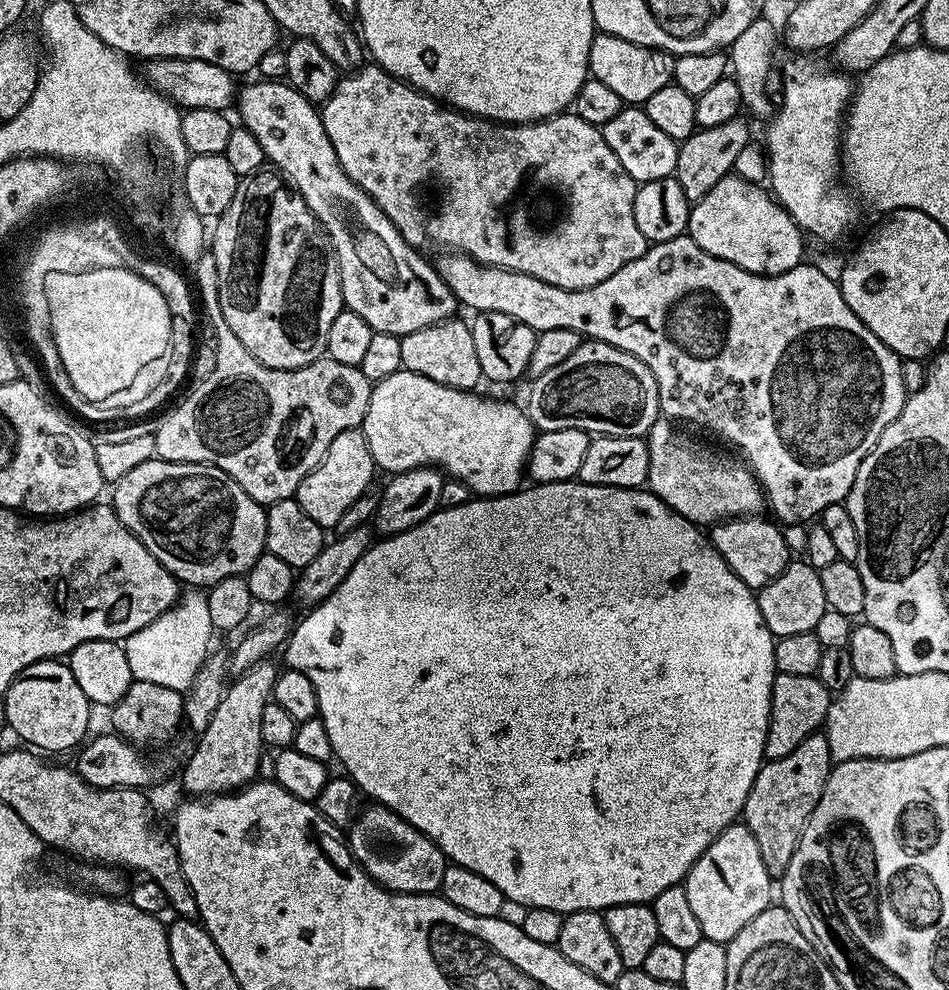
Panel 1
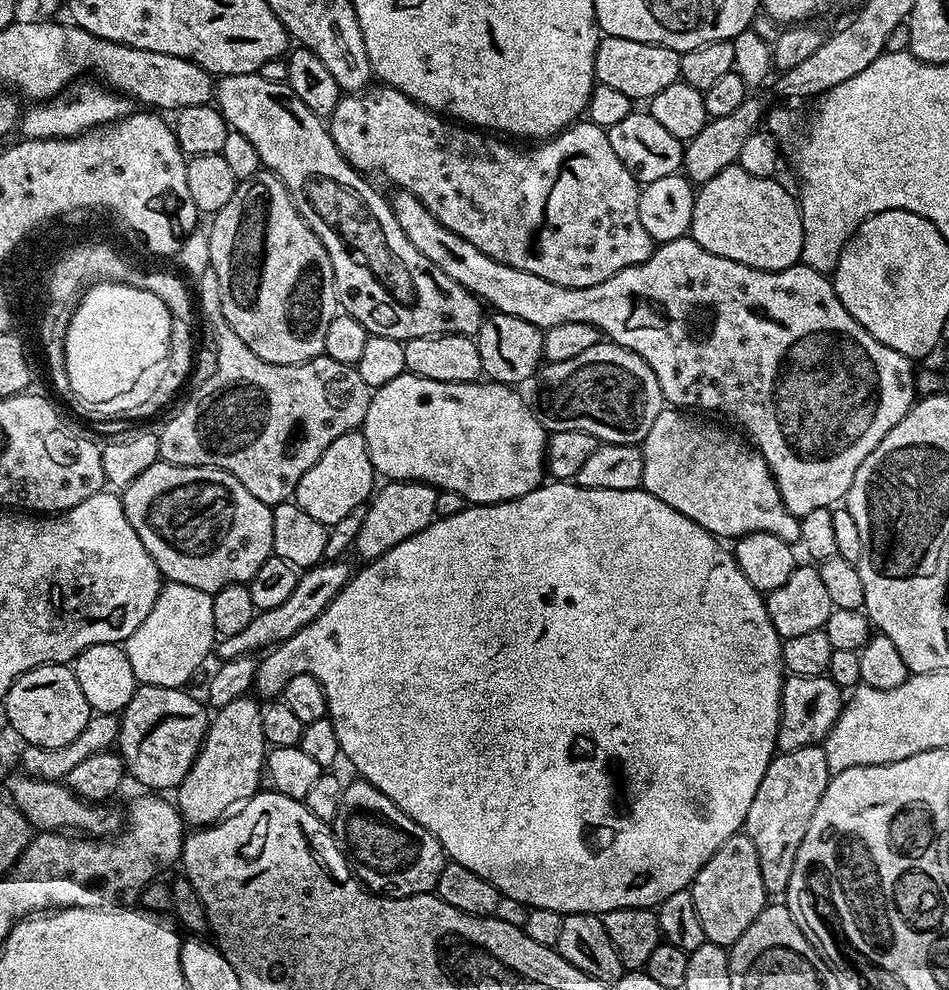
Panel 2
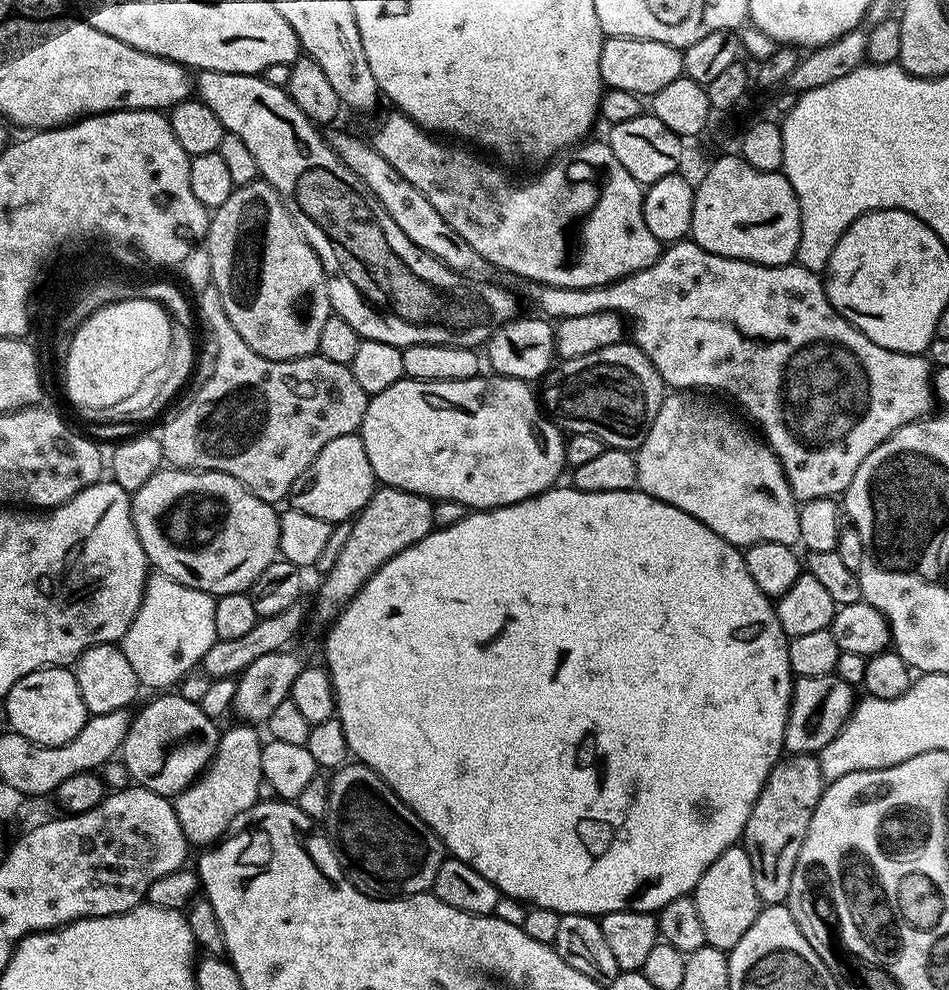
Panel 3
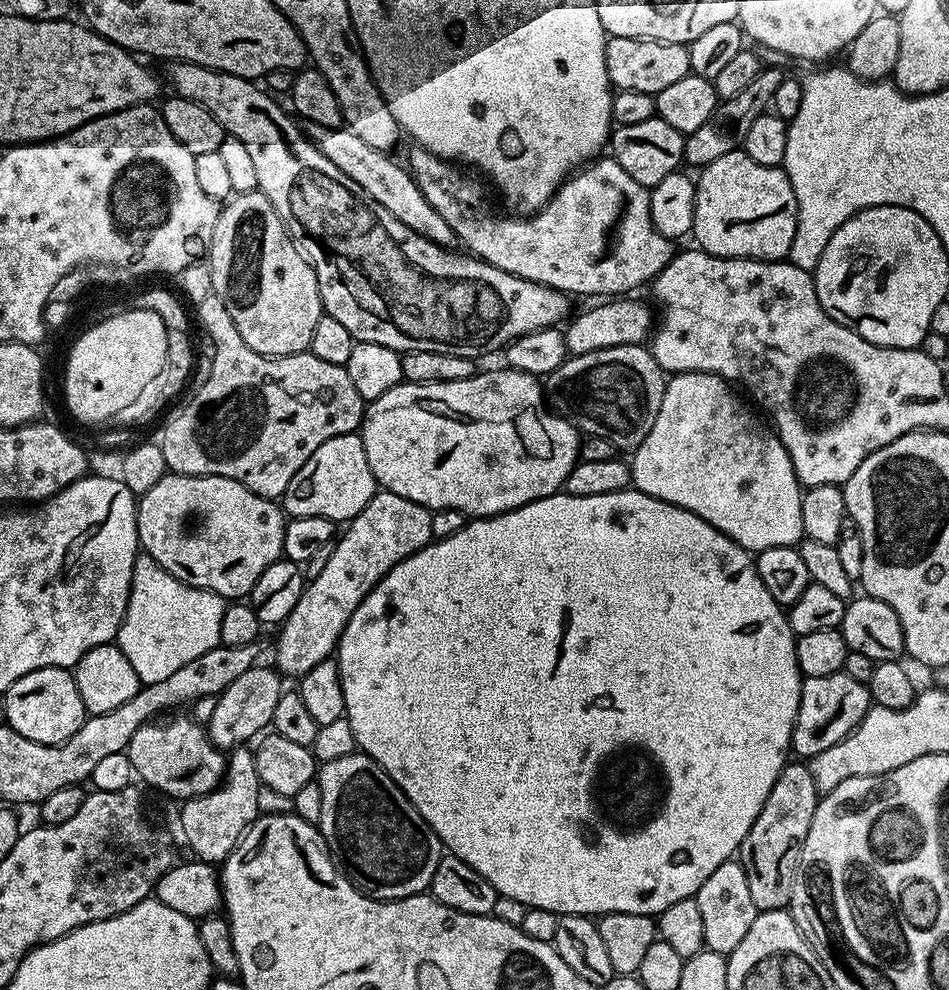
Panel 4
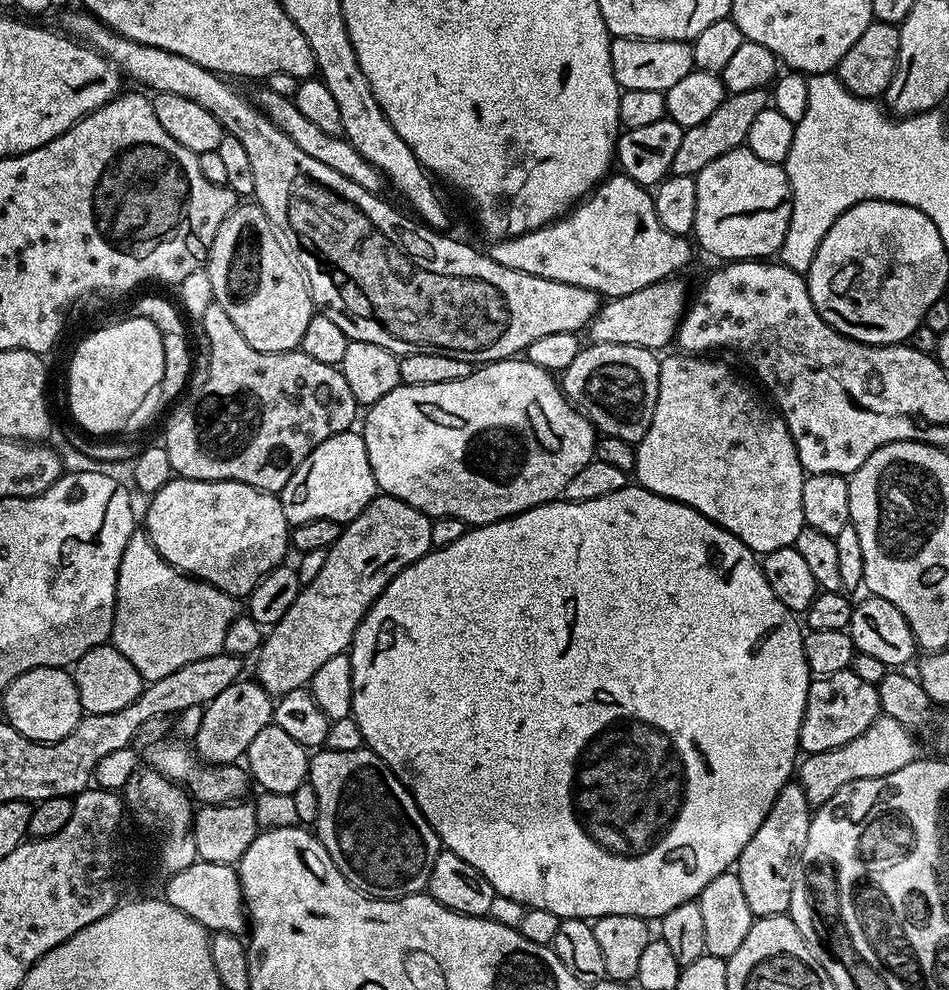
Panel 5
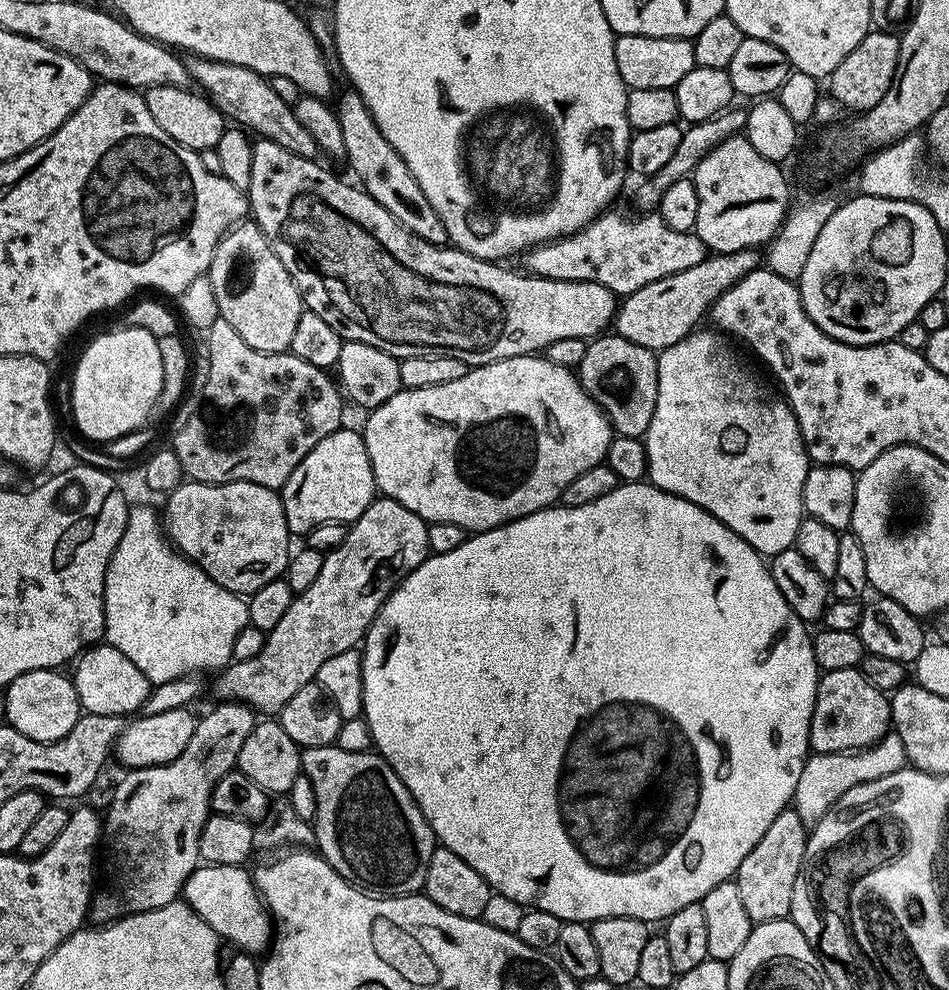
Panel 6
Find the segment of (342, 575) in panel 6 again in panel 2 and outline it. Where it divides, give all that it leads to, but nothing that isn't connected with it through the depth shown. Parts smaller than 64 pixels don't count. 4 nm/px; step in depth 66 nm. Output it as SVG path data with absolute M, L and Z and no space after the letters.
M397 480L385 485L385 488L375 489L374 495L364 508L362 530L358 530L354 545L354 552L364 562L384 556L391 548L398 546L398 542L406 542L406 538L426 530L426 526L430 526L437 519L434 510L437 489L431 484L423 484L420 480Z

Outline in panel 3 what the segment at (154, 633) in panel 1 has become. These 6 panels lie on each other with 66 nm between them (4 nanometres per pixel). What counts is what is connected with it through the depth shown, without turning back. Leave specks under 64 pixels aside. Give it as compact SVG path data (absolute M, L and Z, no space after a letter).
M149 575L142 606L122 641L126 659L145 689L171 689L171 684L178 683L195 664L197 667L203 661L206 650L217 641L215 605L216 597L202 590L182 586L182 582L169 576Z

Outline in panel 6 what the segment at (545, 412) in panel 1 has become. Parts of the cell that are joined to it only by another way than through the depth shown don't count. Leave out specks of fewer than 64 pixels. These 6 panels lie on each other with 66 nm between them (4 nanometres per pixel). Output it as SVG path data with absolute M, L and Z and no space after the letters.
M601 334L588 344L578 369L580 385L584 387L589 398L603 410L609 424L619 435L643 437L650 426L650 418L654 418L654 406L658 402L656 358L657 353L646 350L634 342L626 342L626 338L615 334Z

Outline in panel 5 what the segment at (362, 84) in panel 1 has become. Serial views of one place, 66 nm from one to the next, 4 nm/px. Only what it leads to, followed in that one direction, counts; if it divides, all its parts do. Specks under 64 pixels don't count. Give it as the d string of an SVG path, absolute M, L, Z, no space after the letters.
M612 174L601 180L559 220L521 236L495 241L491 246L492 260L502 266L510 266L510 270L522 270L538 278L550 278L554 282L589 288L604 298L634 294L634 290L642 290L642 286L675 277L691 262L694 249L693 241L688 236L674 234L666 230L662 222L658 222L653 193L645 185L635 184L623 174Z

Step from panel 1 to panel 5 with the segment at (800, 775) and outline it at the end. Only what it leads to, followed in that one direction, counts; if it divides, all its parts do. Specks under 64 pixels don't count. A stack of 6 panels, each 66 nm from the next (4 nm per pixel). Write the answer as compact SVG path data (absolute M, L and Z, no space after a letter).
M789 782L782 786L778 798L774 798L774 806L770 806L754 838L746 842L735 862L734 871L738 882L742 882L742 891L746 893L746 902L753 917L783 916L787 913L802 850L806 846L806 834L810 834L813 811L813 805L806 798L806 790L802 790L799 782Z

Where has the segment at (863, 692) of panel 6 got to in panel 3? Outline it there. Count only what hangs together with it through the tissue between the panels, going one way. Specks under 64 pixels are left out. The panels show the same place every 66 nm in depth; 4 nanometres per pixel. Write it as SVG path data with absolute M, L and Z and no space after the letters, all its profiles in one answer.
M836 675L822 678L795 677L792 686L792 705L788 707L788 721L784 735L784 752L788 754L819 754L840 733L857 703L857 693Z

